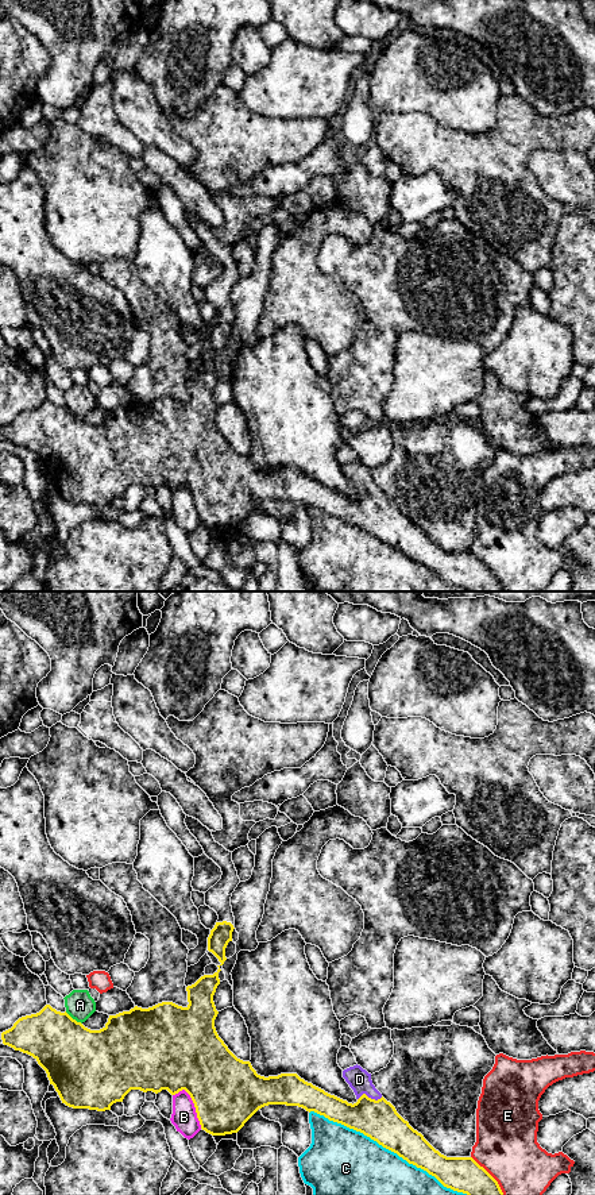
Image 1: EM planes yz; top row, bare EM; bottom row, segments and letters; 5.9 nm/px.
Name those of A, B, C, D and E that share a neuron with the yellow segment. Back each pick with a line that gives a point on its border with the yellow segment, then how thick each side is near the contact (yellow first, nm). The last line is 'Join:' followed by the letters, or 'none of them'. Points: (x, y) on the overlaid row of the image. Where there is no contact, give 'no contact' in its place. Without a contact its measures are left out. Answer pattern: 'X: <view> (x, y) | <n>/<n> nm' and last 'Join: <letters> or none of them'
D: yz (370, 1098) | 240/140 nm
Join: D

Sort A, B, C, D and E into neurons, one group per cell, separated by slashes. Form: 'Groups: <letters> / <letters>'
Groups: A / B / C / D / E

